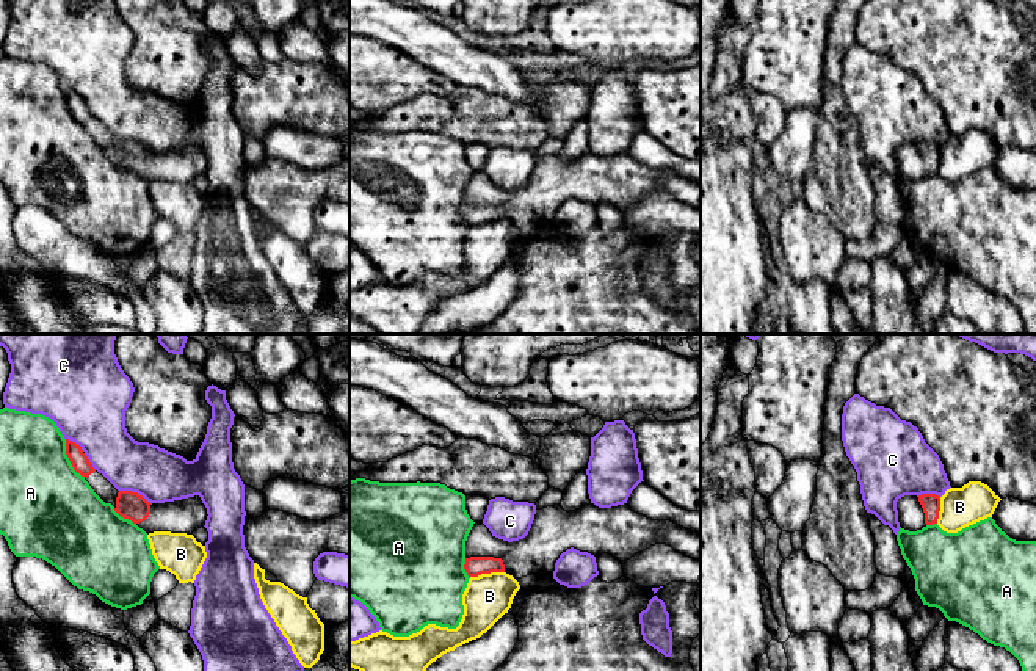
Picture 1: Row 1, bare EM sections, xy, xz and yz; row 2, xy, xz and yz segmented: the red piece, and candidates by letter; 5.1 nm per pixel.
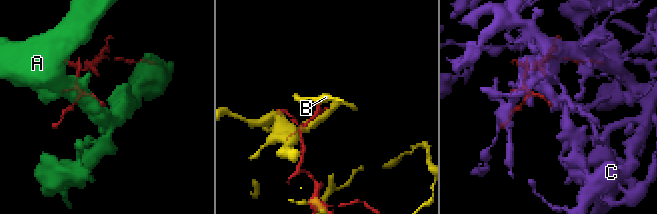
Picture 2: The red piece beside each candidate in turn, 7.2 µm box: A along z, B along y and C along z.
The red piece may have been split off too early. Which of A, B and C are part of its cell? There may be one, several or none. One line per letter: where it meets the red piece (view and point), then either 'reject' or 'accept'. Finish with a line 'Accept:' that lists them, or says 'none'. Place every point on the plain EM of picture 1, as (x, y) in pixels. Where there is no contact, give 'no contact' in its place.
A: contact xy (69, 108); reject
B: contact xz (486, 221); reject
C: contact xy (135, 141); reject
Accept: none

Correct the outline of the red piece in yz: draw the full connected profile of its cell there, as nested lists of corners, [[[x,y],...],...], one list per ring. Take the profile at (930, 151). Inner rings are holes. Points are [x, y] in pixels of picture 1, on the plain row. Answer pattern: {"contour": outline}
{"contour": [[[936,143],[904,144],[897,151],[900,176],[909,180],[937,172],[940,146]]]}

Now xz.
{"contour": [[[560,152],[536,158],[528,183],[513,191],[495,187],[483,171],[475,171],[465,190],[464,218],[469,226],[491,221],[506,221],[516,229],[530,223],[553,224],[556,209],[571,196],[627,210],[655,193],[701,207],[699,182],[671,169],[647,168],[627,152],[611,157],[589,152],[569,161]]]}

